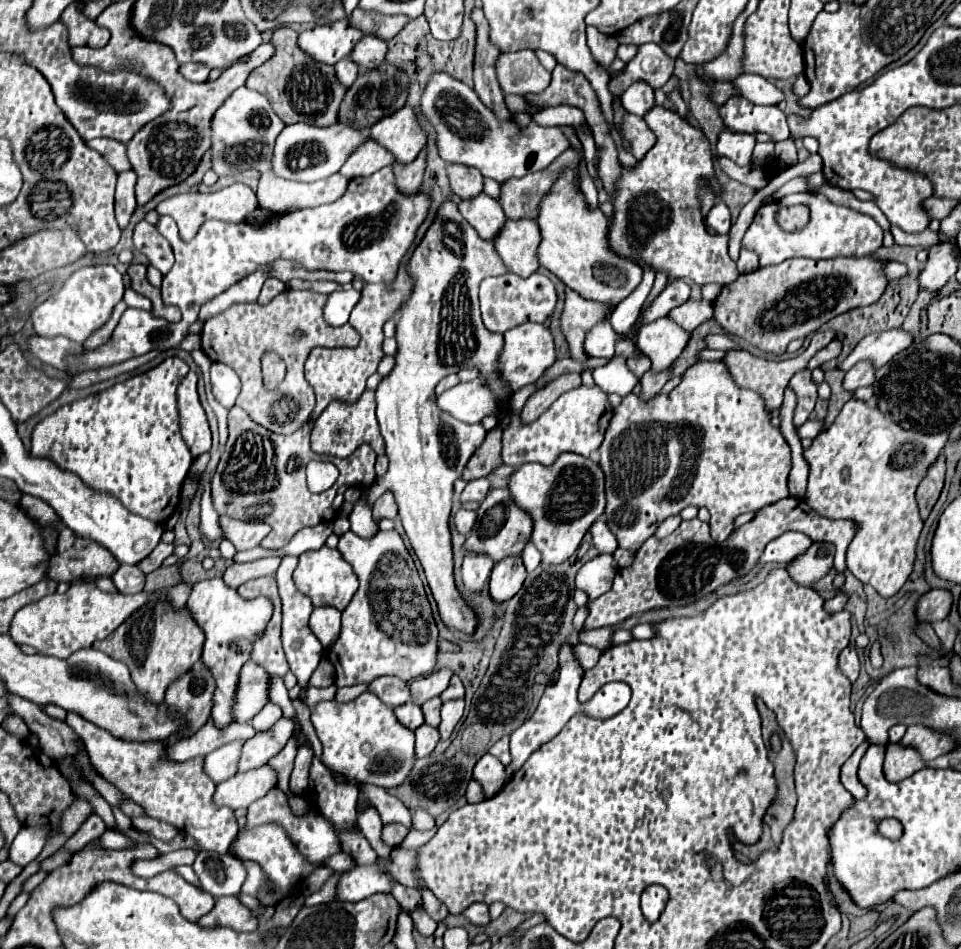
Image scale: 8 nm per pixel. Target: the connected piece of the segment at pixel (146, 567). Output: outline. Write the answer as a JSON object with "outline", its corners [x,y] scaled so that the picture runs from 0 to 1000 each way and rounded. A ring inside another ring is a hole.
{"outline":[[[164,572],[164,576],[162,576],[148,593],[144,593],[144,597],[146,597],[150,604],[158,604],[158,602],[164,600],[164,597],[171,593],[171,589],[173,589],[175,585],[179,585],[179,583],[181,583],[181,574]]]}

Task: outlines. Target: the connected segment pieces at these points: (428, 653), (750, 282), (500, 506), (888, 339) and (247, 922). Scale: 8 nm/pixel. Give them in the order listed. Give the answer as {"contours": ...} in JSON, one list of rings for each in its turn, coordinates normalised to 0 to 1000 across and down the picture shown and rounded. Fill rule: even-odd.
{"contours":[[[[362,560],[354,566],[352,581],[366,595],[375,621],[358,642],[356,667],[341,686],[341,694],[350,703],[350,724],[385,720],[398,711],[427,718],[447,709],[454,701],[456,663],[431,589],[418,566],[412,560],[393,560],[387,568],[377,568]],[[400,669],[406,669],[410,682],[398,680]]],[[[872,271],[860,275],[820,273],[812,279],[791,281],[751,302],[741,321],[743,338],[793,370],[814,374],[824,357],[847,351],[870,332],[907,321],[924,300],[920,279],[912,271]]],[[[520,513],[520,515],[512,515],[508,519],[508,524],[499,530],[497,534],[497,549],[491,557],[491,562],[485,568],[485,581],[491,583],[504,583],[510,585],[514,591],[520,591],[524,587],[533,587],[533,585],[541,585],[545,574],[552,570],[554,564],[554,545],[549,545],[549,541],[545,541],[545,536],[541,536],[539,532],[535,532],[529,513]]],[[[926,347],[926,349],[918,349],[918,351],[905,351],[901,353],[893,364],[891,368],[876,380],[872,383],[870,387],[874,391],[882,391],[887,389],[893,380],[897,378],[905,378],[907,385],[912,387],[918,387],[922,385],[932,372],[945,368],[949,364],[951,355],[941,349],[941,347]]],[[[227,945],[223,958],[212,964],[206,975],[212,977],[237,977],[248,983],[256,983],[268,977],[268,968],[258,956],[254,956],[246,945]]]]}

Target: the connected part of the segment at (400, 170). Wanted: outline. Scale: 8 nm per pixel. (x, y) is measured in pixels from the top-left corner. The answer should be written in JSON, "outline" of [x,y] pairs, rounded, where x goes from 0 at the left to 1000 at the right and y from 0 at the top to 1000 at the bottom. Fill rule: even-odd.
{"outline":[[[443,157],[437,159],[437,163],[429,172],[410,172],[410,184],[412,184],[412,195],[420,203],[433,203],[435,197],[439,195],[443,178]]]}

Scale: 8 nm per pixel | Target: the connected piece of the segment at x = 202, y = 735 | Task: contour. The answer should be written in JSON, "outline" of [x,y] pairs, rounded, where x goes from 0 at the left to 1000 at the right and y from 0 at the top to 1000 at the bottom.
{"outline":[[[219,758],[204,774],[173,787],[173,800],[181,804],[189,804],[206,796],[216,796],[221,789],[227,789],[233,783],[239,783],[246,779],[260,779],[264,774],[266,770],[260,764],[242,762],[233,768],[227,768]]]}

